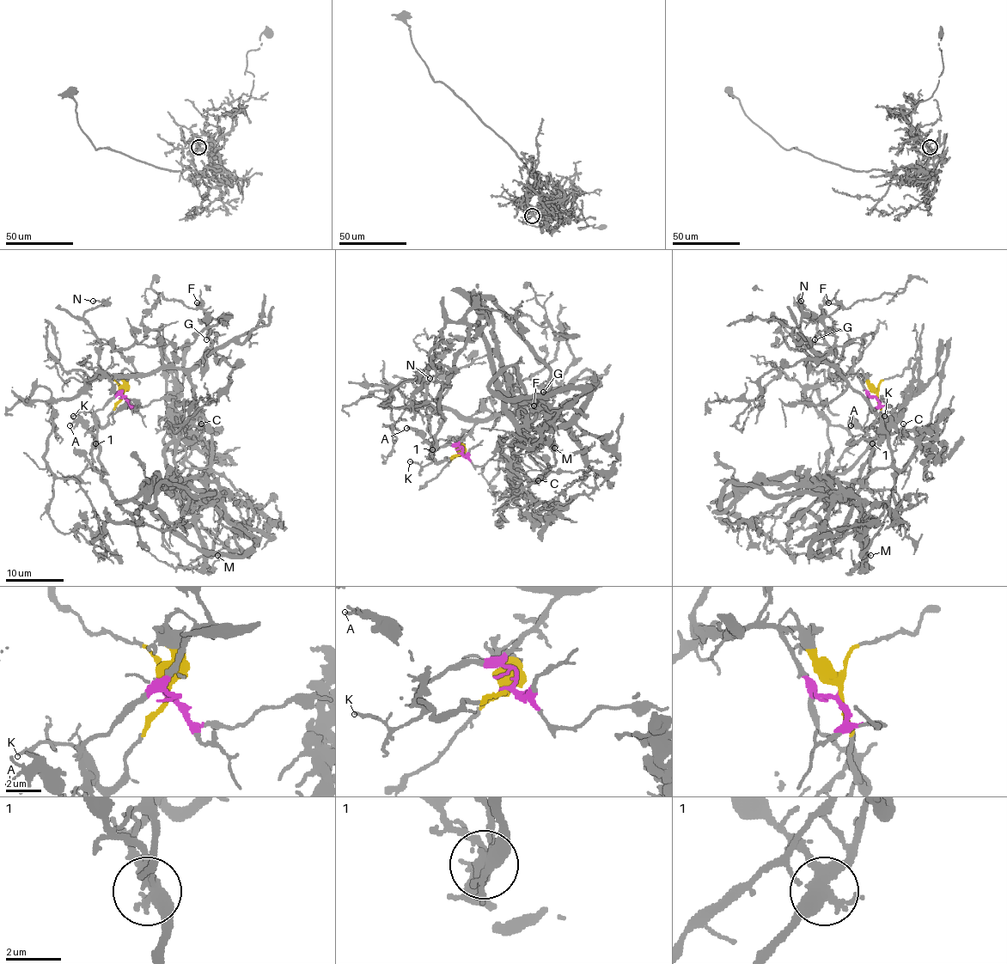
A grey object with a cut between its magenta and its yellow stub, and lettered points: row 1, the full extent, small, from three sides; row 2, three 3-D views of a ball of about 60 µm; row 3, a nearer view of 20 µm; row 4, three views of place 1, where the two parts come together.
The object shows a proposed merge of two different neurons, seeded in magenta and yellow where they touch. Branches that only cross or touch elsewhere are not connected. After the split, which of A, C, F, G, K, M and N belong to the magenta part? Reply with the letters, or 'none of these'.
F, G, N

